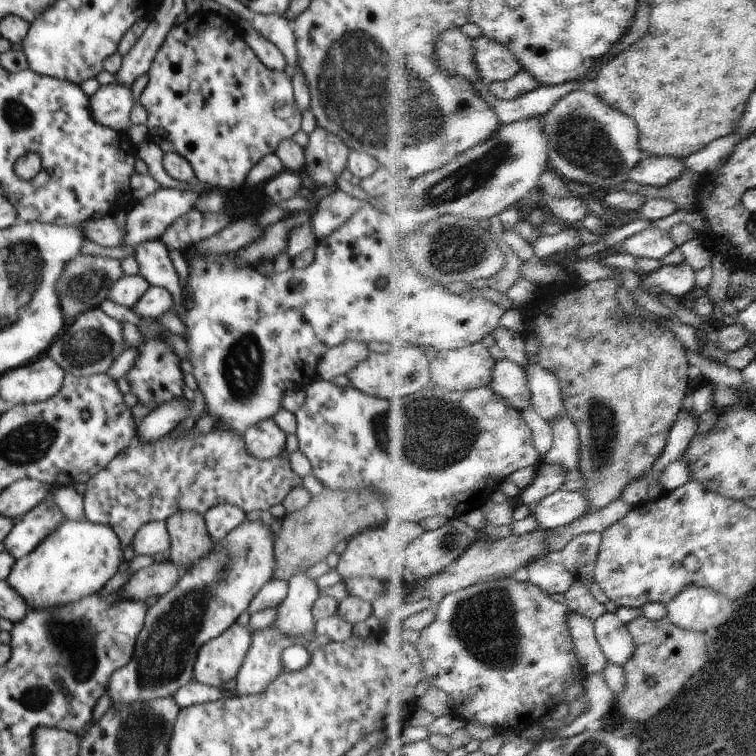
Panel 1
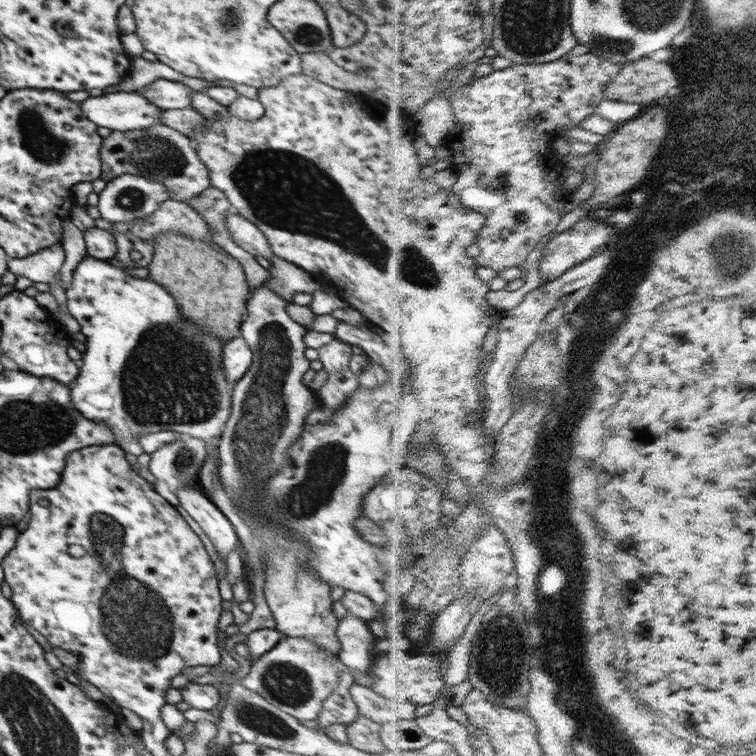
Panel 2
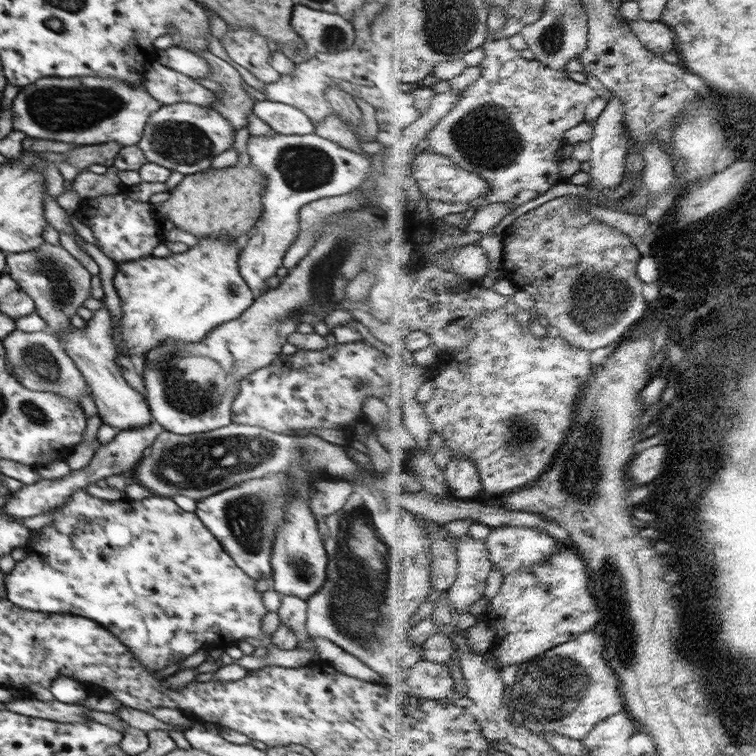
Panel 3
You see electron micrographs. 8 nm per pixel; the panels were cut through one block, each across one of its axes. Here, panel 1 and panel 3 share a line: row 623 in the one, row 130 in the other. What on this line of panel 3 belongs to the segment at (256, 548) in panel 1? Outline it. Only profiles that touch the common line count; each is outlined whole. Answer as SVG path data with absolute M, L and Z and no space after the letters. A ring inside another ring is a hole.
M176 102L162 105L150 114L137 145L146 155L147 162L191 175L208 170L214 158L225 150L233 149L234 136L230 121L216 109L190 102Z

